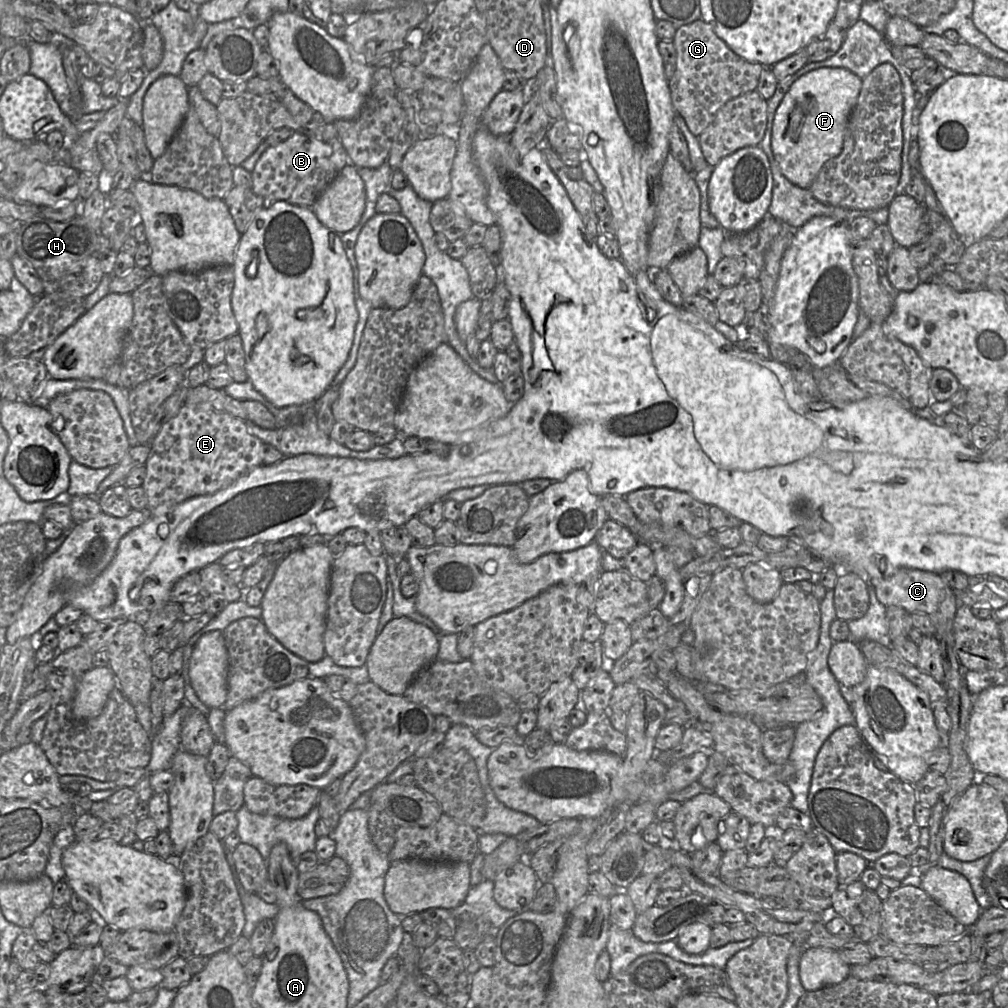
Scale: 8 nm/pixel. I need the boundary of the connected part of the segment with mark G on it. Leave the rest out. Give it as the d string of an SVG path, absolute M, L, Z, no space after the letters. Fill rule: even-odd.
M702 19L679 27L673 41L677 51L677 68L668 81L672 104L691 133L699 137L725 103L756 90L764 66L750 63L734 53Z

